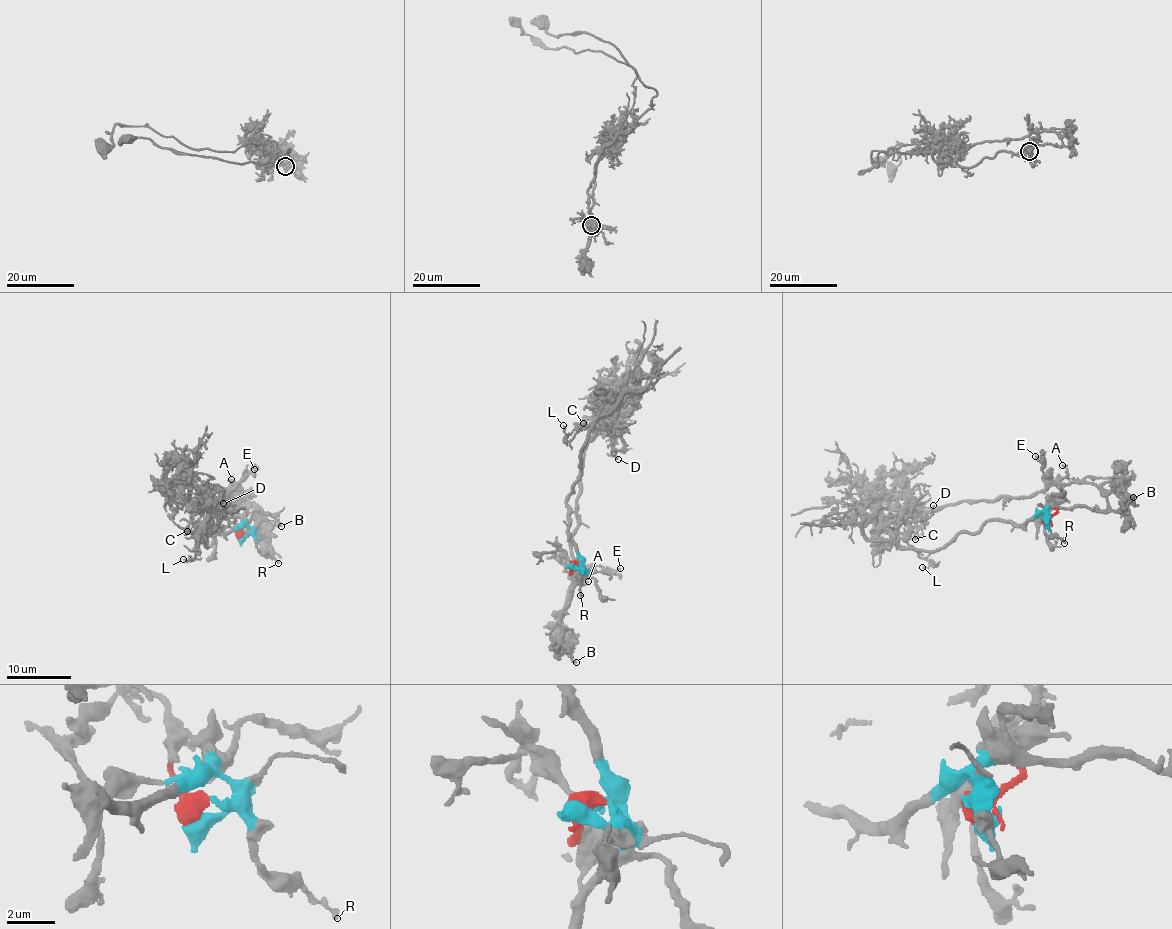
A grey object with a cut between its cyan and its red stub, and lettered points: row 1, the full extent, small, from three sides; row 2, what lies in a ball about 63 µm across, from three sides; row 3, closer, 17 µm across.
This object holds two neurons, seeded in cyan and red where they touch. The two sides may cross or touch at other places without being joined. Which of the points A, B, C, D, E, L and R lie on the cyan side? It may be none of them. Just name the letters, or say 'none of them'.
B, C, D, L, R

